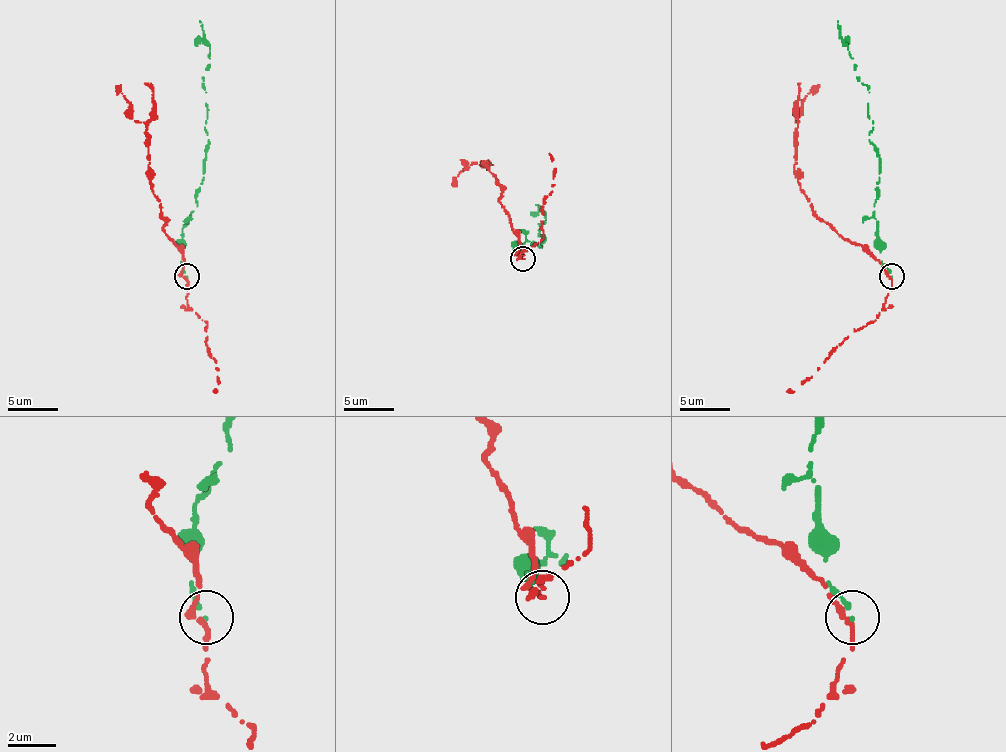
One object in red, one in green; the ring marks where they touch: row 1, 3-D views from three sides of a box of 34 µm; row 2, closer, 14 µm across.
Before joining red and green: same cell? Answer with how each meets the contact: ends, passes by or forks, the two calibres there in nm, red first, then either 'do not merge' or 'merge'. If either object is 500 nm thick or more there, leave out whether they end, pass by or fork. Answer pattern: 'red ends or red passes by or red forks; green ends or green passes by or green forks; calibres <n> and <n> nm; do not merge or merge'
red ends; green ends; calibres 320 and 200 nm; do not merge

